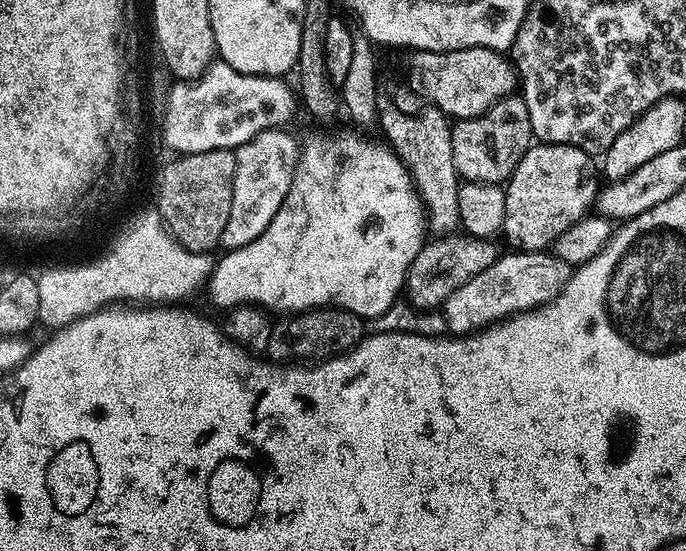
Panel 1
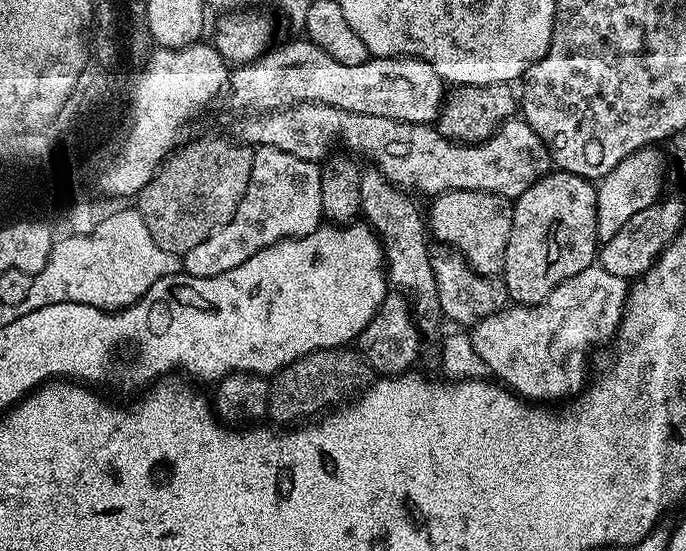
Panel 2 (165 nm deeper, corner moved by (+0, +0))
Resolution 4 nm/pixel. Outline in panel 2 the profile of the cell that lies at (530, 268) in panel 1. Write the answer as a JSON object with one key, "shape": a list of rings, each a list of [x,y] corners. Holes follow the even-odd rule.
{"shape":[[[599,266],[587,268],[570,279],[563,280],[540,304],[513,303],[476,321],[470,328],[472,345],[478,358],[482,358],[485,369],[489,373],[493,372],[491,375],[497,381],[503,382],[521,397],[536,402],[563,401],[575,397],[589,379],[588,351],[603,340],[611,341],[616,335],[620,318],[624,315],[629,287],[629,281],[625,277],[610,274],[610,270]]]}

